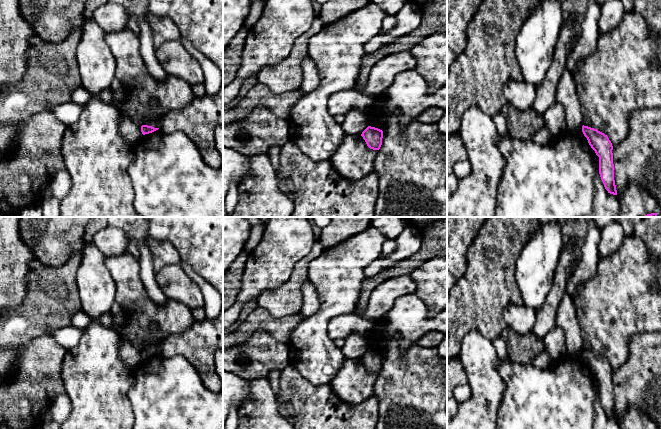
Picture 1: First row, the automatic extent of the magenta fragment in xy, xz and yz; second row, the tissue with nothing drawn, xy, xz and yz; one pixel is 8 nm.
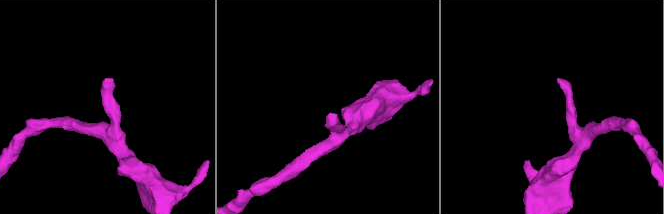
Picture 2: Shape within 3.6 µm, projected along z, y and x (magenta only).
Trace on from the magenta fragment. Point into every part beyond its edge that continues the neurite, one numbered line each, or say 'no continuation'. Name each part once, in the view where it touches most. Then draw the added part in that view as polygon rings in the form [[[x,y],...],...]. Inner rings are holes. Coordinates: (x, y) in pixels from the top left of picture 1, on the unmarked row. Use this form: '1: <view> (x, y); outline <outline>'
no continuation

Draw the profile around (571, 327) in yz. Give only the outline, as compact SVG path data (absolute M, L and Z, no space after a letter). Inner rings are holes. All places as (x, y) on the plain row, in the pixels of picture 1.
M564 291L556 314L556 324L566 334L567 353L577 353L583 350L581 329L577 321L576 307L573 298Z

